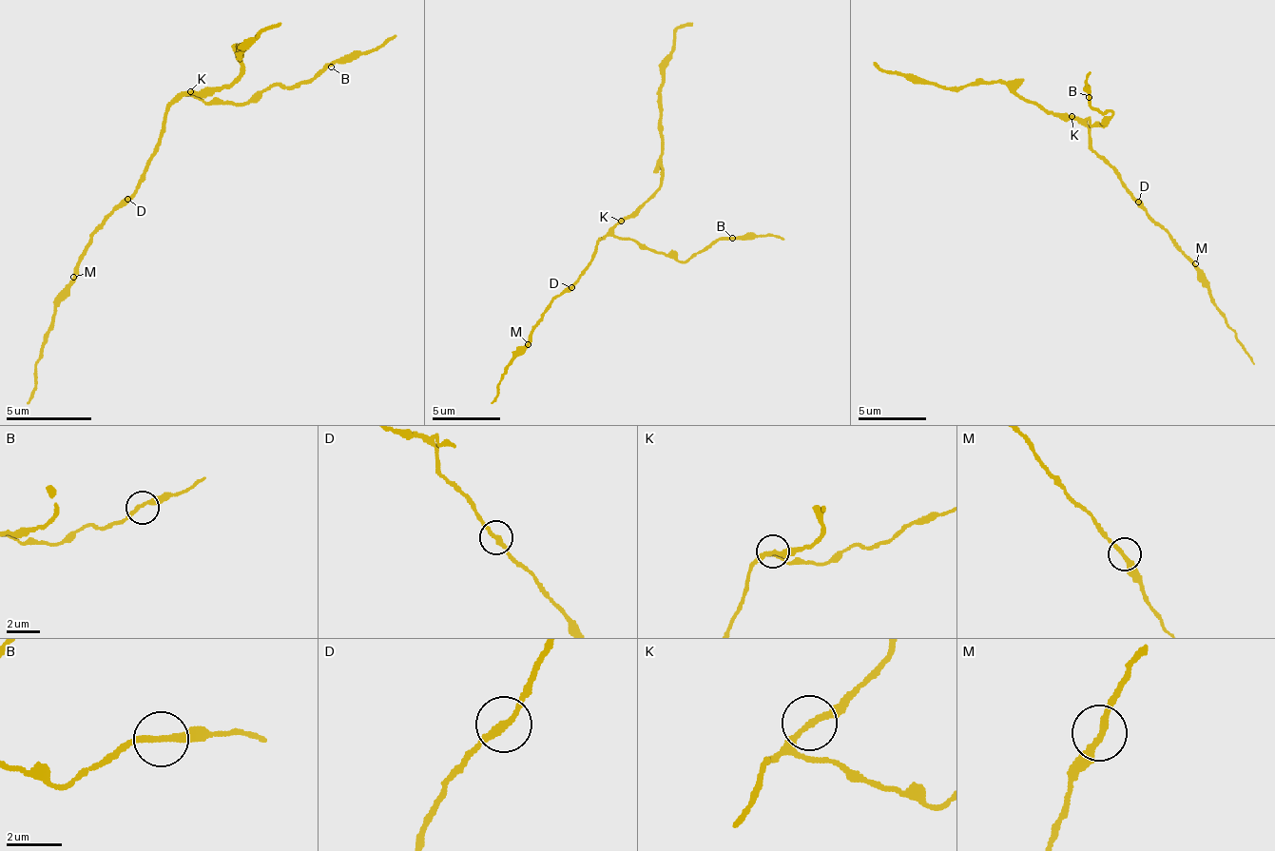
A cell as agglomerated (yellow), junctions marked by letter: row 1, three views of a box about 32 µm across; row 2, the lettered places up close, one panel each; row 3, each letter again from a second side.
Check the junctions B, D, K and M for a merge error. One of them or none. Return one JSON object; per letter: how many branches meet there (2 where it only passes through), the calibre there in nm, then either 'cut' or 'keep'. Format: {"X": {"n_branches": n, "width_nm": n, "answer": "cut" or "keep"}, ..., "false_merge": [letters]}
{"B": {"n_branches": 2, "width_nm": 240, "answer": "keep"}, "D": {"n_branches": 2, "width_nm": 240, "answer": "keep"}, "K": {"n_branches": 2, "width_nm": 240, "answer": "keep"}, "M": {"n_branches": 2, "width_nm": 260, "answer": "keep"}, "false_merge": []}

